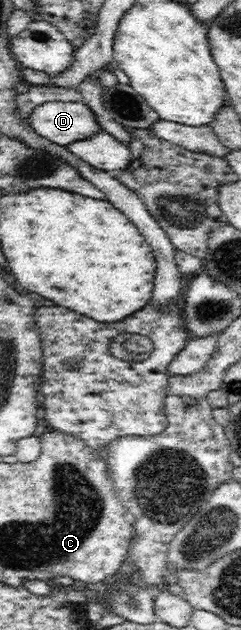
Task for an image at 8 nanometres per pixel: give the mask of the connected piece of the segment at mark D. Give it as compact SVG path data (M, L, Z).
M46 101L30 113L28 121L36 133L61 146L92 137L101 129L84 101Z

